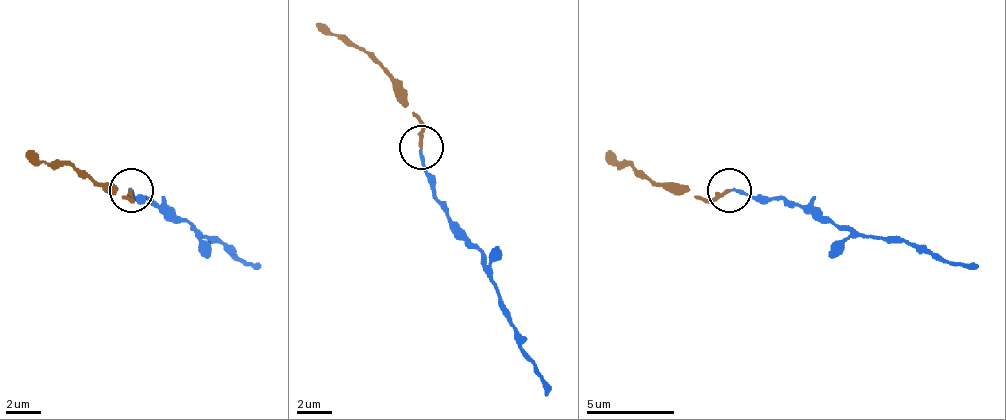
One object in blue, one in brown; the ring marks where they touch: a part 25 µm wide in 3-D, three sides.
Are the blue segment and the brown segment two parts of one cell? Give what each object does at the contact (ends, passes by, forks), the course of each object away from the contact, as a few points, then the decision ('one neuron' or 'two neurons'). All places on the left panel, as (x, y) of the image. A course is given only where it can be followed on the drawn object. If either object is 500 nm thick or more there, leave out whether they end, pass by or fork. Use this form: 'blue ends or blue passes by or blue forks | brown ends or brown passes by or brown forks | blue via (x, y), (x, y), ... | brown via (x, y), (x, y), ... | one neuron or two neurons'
blue ends | brown ends | blue via (132, 189), (141, 197), (216, 237), (242, 263), (255, 268) | brown via (132, 189), (132, 197), (110, 193), (70, 167), (48, 167), (26, 153) | one neuron

